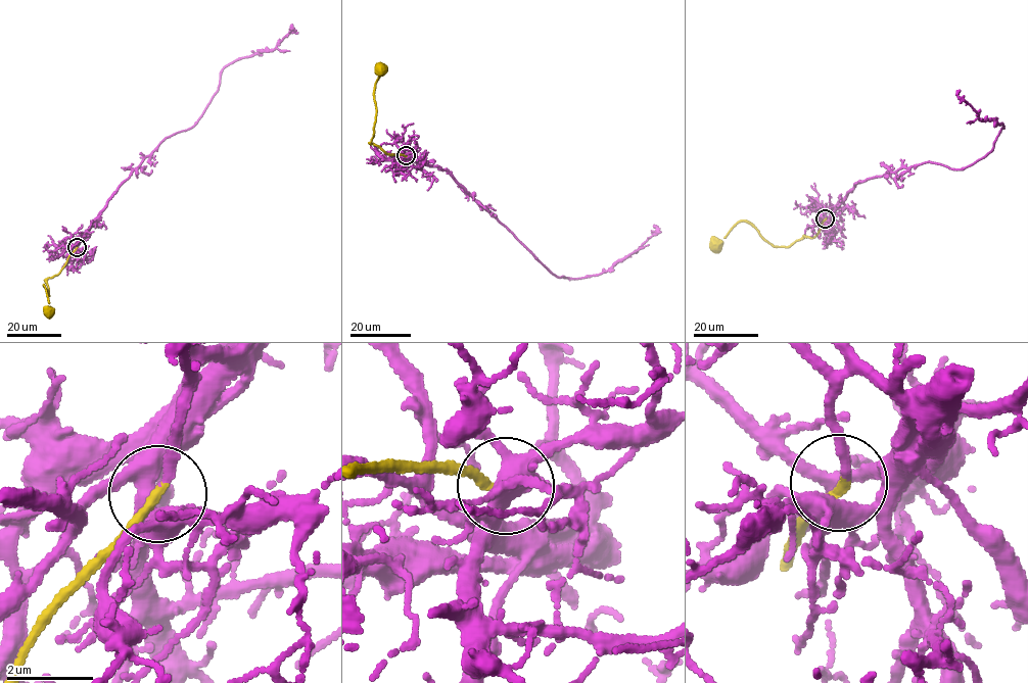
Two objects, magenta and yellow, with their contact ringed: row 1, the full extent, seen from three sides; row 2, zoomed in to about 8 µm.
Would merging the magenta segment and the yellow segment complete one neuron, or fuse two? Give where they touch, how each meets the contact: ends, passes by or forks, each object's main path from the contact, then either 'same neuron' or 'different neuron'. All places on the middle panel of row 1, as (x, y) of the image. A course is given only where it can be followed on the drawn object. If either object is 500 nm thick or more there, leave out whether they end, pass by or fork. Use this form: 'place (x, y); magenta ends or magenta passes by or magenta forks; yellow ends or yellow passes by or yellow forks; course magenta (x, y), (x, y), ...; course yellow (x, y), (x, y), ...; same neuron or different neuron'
place (406, 155); magenta forks; yellow ends; course magenta (406, 155), (449, 173), (559, 277), (599, 275), (609, 271), (636, 251), (655, 227); course yellow (406, 156), (390, 155), (371, 143), (376, 106), (374, 87), (381, 69); same neuron

